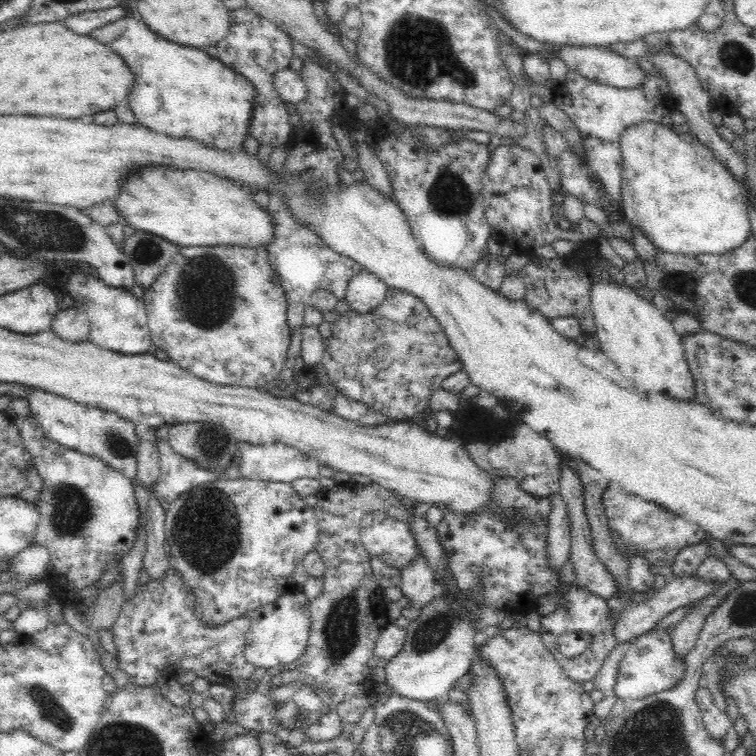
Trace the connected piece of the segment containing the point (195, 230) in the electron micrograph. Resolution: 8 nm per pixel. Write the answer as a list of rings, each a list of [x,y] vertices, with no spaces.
[[[146,168],[146,170],[136,171],[136,174],[130,174],[130,176],[128,176],[128,180],[124,182],[122,192],[120,192],[120,196],[116,198],[116,208],[118,208],[118,212],[120,212],[120,217],[124,219],[124,223],[132,225],[136,231],[148,232],[152,235],[160,236],[164,238],[164,240],[177,244],[179,247],[240,246],[250,248],[267,248],[267,246],[272,242],[274,235],[276,235],[272,217],[270,217],[270,214],[265,209],[262,209],[254,202],[254,200],[252,200],[252,194],[248,190],[237,186],[237,184],[228,182],[226,179],[217,178],[216,176],[213,176],[211,172],[198,172],[198,170],[176,170],[176,168]]]

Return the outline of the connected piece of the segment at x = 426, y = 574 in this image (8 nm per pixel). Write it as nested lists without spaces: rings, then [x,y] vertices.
[[[416,546],[416,558],[401,569],[401,589],[403,596],[412,602],[415,608],[420,608],[432,600],[438,591],[438,582],[428,561]]]

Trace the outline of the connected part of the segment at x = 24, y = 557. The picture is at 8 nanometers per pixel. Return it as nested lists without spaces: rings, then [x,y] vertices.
[[[32,544],[11,560],[11,571],[15,580],[41,578],[44,568],[49,564],[49,550],[41,544]]]

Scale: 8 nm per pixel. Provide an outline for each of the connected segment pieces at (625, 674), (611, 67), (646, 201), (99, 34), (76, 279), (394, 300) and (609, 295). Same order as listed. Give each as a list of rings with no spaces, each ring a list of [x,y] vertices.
[[[654,630],[654,632],[644,633],[640,638],[630,641],[625,647],[625,652],[618,668],[618,678],[614,687],[618,700],[636,700],[667,690],[676,686],[684,677],[685,662],[683,658],[675,654],[668,632]]]
[[[561,45],[558,56],[587,79],[616,88],[634,88],[646,76],[638,62],[607,47]]]
[[[644,121],[624,130],[622,150],[622,202],[624,219],[648,238],[654,248],[666,253],[697,257],[723,255],[741,247],[751,235],[747,201],[737,181],[697,137],[676,133],[653,121]]]
[[[136,14],[103,24],[88,36],[120,54],[132,72],[134,82],[128,88],[126,101],[138,125],[176,138],[196,138],[220,150],[243,146],[256,89],[242,75],[210,57],[204,49],[176,44],[157,35]]]
[[[74,274],[66,280],[66,290],[74,298],[75,307],[87,314],[90,321],[89,341],[109,351],[135,355],[146,353],[151,344],[151,334],[146,322],[147,312],[130,290],[113,288],[98,277]]]
[[[389,290],[384,302],[382,302],[378,308],[374,308],[374,310],[370,312],[360,314],[359,312],[348,308],[346,311],[339,313],[338,318],[331,323],[330,332],[330,337],[323,338],[323,357],[321,360],[321,363],[329,376],[330,382],[336,387],[336,390],[340,391],[340,394],[344,395],[347,399],[358,401],[393,421],[411,419],[414,414],[427,410],[429,398],[435,390],[440,389],[442,380],[447,378],[447,376],[450,376],[450,374],[454,374],[454,372],[461,370],[460,361],[456,356],[456,351],[452,350],[452,347],[448,344],[446,333],[444,333],[439,322],[436,321],[436,318],[430,314],[428,307],[414,296],[407,294],[406,292],[401,292],[400,290]]]
[[[593,280],[589,296],[599,348],[624,376],[631,378],[643,392],[694,400],[694,379],[684,359],[681,335],[676,332],[674,321],[666,319],[652,301],[614,280]]]

